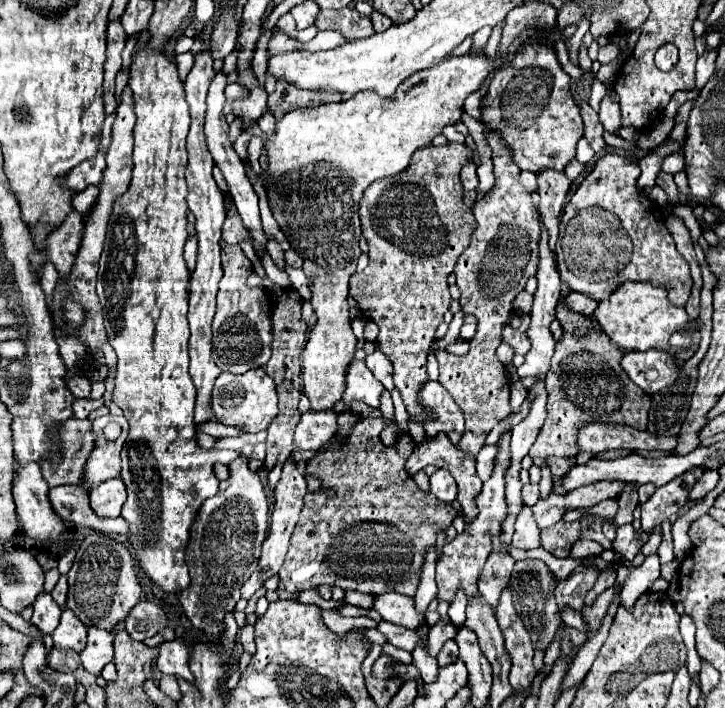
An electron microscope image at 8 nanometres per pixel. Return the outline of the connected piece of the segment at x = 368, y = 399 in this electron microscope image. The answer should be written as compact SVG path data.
M354 360L354 364L348 368L346 382L348 382L348 388L344 392L346 404L350 404L352 400L360 400L370 408L380 408L380 396L384 392L384 386L374 378L374 374L366 368L364 362Z

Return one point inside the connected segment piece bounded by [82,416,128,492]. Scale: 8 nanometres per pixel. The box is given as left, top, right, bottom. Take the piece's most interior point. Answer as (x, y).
(104, 462)

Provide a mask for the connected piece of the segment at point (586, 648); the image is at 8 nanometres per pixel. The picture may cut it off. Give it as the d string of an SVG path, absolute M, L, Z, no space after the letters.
M616 588L616 596L612 598L612 604L608 606L608 612L606 612L606 616L604 616L604 620L602 620L600 630L592 636L592 640L588 640L588 642L580 648L580 652L576 654L572 666L568 668L568 674L566 674L564 684L562 684L562 690L568 690L568 688L572 688L574 684L580 684L580 682L584 680L584 676L588 674L588 670L590 670L594 658L598 656L598 650L602 648L602 644L604 644L604 640L606 640L606 636L608 636L608 630L610 630L610 626L612 626L612 622L614 622L614 616L616 616L618 606L620 606L620 588Z

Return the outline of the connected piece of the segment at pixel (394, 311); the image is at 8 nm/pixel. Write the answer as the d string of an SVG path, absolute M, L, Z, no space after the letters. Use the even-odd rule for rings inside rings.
M454 142L440 148L420 148L420 152L412 156L412 164L404 172L388 176L384 180L376 180L376 184L372 184L364 192L358 208L362 234L370 246L370 264L364 268L364 272L356 272L350 278L350 296L358 302L362 314L378 324L378 344L394 366L394 386L404 400L410 420L422 424L428 420L428 414L418 400L418 392L428 382L426 358L434 340L434 332L444 320L444 314L448 312L452 302L448 292L448 276L454 272L458 256L468 248L470 236L476 230L476 218L472 214L472 208L468 208L462 200L464 188L460 182L460 170L470 162L472 156L474 154L466 144Z

